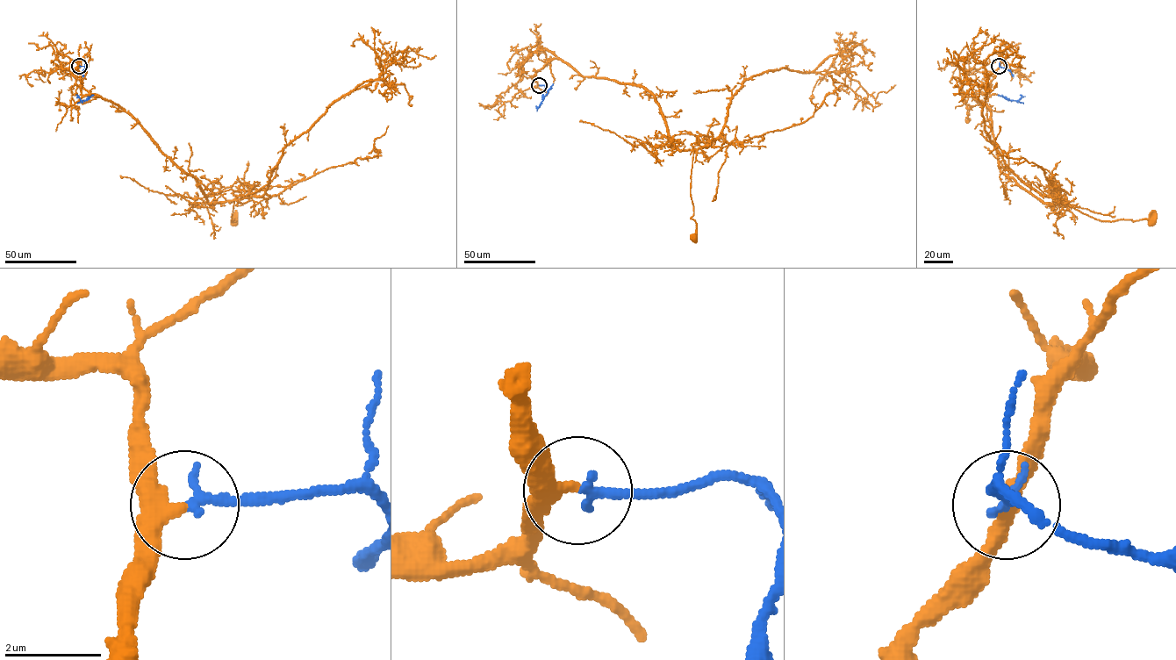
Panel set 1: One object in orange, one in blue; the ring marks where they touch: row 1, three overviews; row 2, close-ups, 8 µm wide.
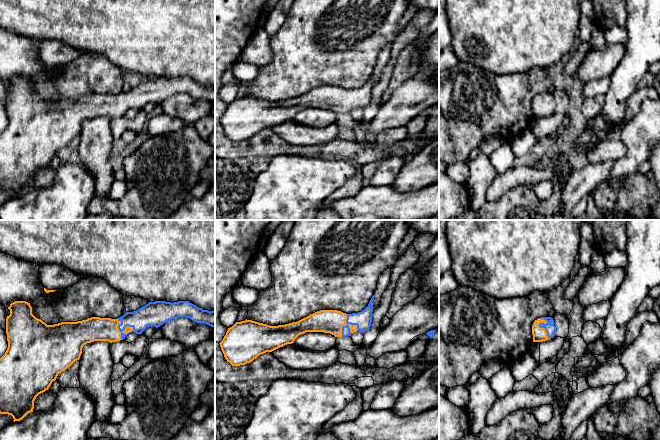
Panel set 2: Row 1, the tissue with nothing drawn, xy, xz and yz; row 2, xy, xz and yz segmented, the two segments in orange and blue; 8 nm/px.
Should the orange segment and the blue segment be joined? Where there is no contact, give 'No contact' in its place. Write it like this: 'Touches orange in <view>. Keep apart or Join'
Touches orange in xz. Keep apart

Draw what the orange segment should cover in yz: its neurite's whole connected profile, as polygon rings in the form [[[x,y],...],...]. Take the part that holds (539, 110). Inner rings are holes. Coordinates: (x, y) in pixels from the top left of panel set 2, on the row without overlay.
[[[538,94],[537,96],[534,97],[534,99],[532,101],[533,118],[543,118],[543,117],[550,115],[547,112],[547,108],[545,106],[545,104],[539,103],[540,99],[547,100],[547,97],[544,95],[540,95],[540,94]]]

